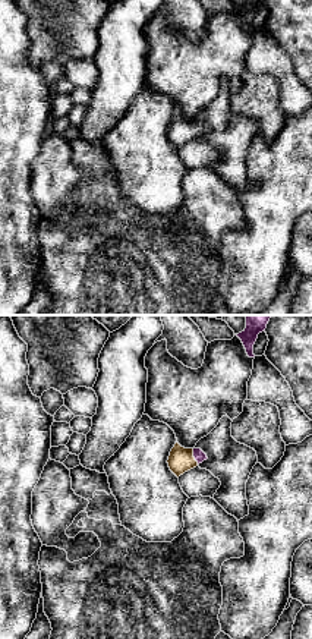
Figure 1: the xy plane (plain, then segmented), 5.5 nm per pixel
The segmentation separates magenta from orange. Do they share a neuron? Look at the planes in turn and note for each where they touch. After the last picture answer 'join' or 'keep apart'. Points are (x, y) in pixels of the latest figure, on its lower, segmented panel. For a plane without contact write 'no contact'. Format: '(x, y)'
(194, 456)

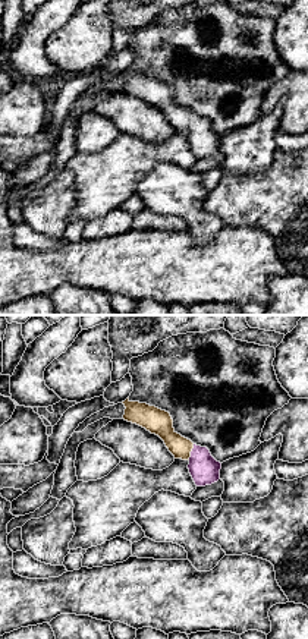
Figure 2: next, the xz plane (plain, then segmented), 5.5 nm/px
(191, 452)

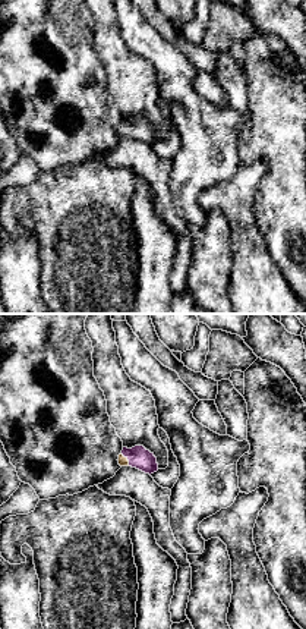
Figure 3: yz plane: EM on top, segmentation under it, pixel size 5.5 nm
(128, 459)

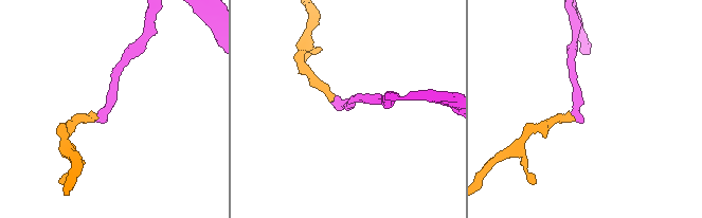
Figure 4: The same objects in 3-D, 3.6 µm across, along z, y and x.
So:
join

